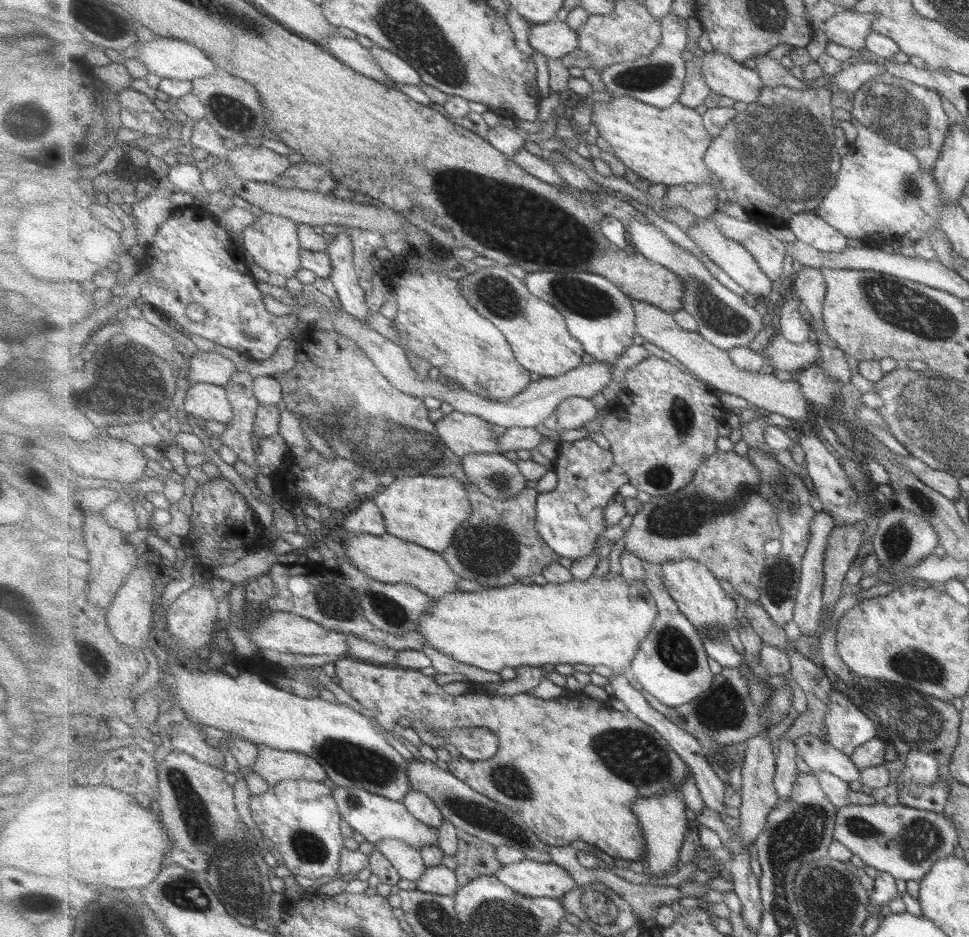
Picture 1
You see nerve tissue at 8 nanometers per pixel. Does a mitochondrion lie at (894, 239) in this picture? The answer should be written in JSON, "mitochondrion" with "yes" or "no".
{"mitochondrion":"no"}

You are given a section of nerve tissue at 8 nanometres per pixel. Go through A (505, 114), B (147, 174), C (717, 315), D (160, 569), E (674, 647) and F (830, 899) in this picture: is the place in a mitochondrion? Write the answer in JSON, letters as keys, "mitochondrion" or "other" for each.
{"A":"other","B":"other","C":"mitochondrion","D":"other","E":"mitochondrion","F":"mitochondrion"}

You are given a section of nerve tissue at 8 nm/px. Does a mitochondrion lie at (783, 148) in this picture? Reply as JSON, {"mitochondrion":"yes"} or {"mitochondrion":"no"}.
{"mitochondrion":"yes"}

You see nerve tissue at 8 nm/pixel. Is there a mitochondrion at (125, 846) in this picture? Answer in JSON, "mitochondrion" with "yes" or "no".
{"mitochondrion":"no"}

